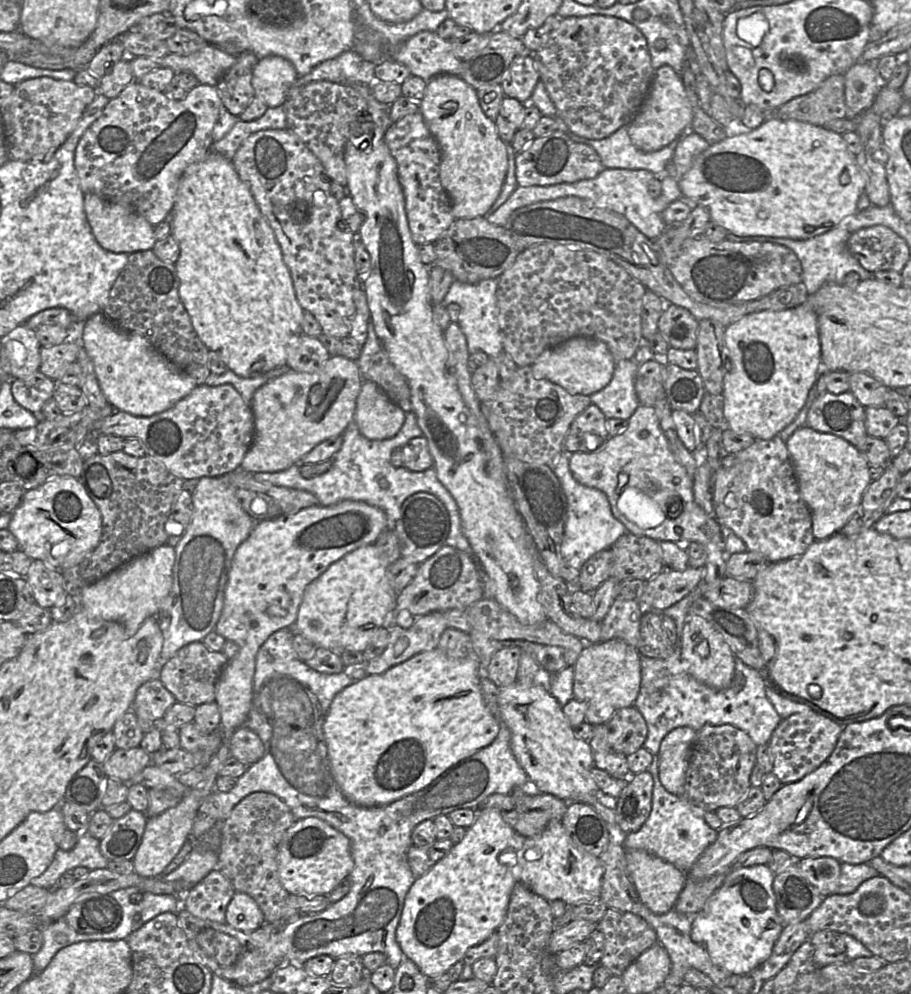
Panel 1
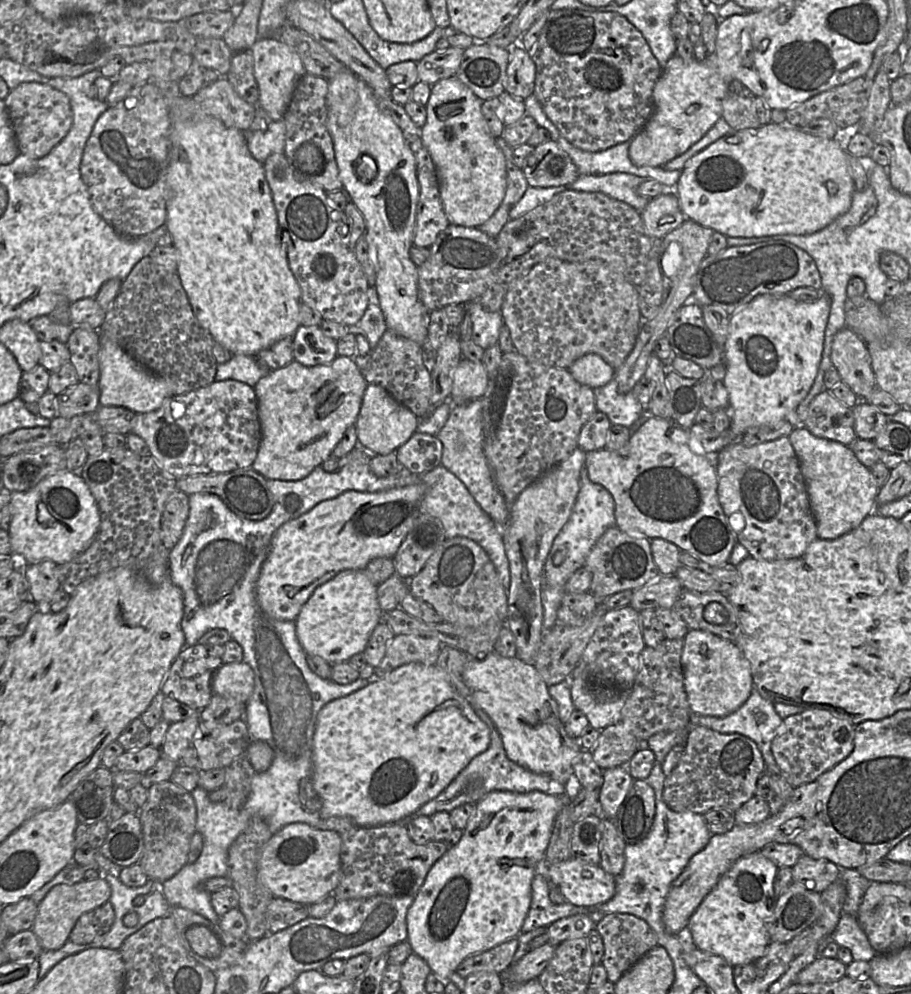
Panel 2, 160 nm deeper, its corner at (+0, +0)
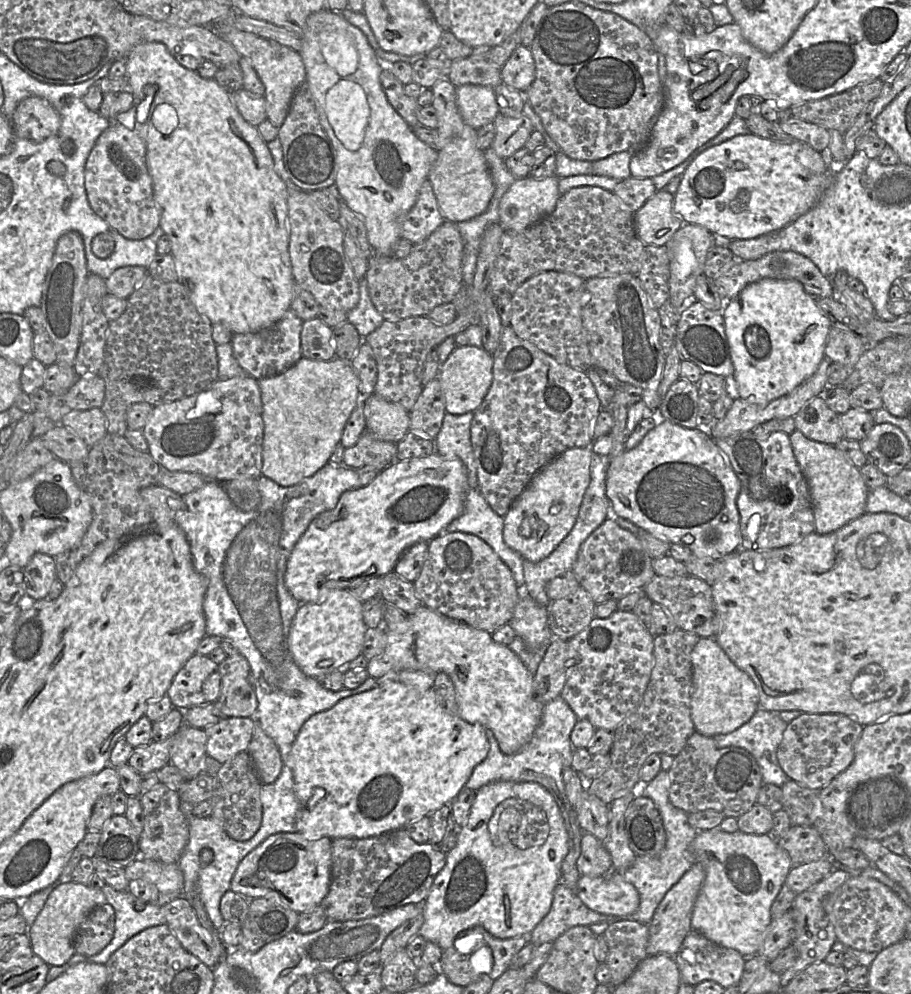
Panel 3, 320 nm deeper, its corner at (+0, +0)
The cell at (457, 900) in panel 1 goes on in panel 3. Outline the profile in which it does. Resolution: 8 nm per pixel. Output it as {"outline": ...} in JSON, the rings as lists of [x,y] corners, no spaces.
{"outline":[[[497,781],[481,787],[476,791],[469,816],[461,827],[456,846],[446,854],[444,867],[435,876],[433,884],[424,901],[424,922],[419,931],[427,942],[437,944],[443,951],[454,945],[454,940],[462,938],[468,930],[481,930],[494,937],[506,939],[518,936],[528,936],[535,926],[547,915],[552,902],[556,885],[560,881],[561,864],[569,850],[569,836],[565,828],[560,809],[553,796],[540,784],[535,782]]]}

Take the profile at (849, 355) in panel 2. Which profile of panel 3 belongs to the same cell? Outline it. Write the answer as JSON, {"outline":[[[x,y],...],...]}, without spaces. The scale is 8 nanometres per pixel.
{"outline":[[[831,327],[825,348],[825,357],[846,367],[853,368],[867,345],[850,330]]]}

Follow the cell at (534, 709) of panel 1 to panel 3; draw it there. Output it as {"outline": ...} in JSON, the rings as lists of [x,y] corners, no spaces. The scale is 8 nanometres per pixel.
{"outline":[[[423,604],[416,612],[406,615],[401,622],[390,625],[385,631],[387,644],[384,651],[369,660],[366,668],[370,677],[378,679],[389,671],[446,673],[454,684],[458,716],[461,719],[491,730],[501,751],[506,755],[515,754],[528,744],[540,723],[545,705],[537,701],[534,696],[534,676],[507,646],[494,642],[486,631],[444,617]]]}

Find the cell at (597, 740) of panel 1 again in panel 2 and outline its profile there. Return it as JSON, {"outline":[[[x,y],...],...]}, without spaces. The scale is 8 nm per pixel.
{"outline":[[[625,766],[607,769],[603,771],[603,777],[599,803],[604,816],[614,821],[634,779]]]}

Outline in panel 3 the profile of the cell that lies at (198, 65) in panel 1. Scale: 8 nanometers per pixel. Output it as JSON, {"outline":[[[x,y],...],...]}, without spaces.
{"outline":[[[146,42],[136,46],[124,60],[129,91],[136,101],[150,98],[143,90],[145,83],[152,82],[152,104],[144,125],[144,138],[147,145],[147,165],[153,179],[154,197],[160,209],[160,228],[169,236],[172,244],[171,254],[176,260],[178,281],[186,288],[187,293],[197,310],[208,318],[212,324],[220,323],[234,333],[254,333],[269,328],[279,321],[290,309],[294,278],[289,255],[288,233],[288,184],[274,170],[274,160],[267,143],[261,137],[257,127],[244,120],[237,110],[230,91],[221,87],[214,79],[204,79],[197,71],[180,65],[167,47],[158,42]]]}

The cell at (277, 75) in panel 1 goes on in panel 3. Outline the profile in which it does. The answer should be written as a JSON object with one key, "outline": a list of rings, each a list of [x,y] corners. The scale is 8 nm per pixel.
{"outline":[[[230,18],[217,20],[208,26],[222,39],[229,42],[242,57],[251,61],[265,86],[267,118],[280,129],[286,119],[295,92],[306,81],[305,64],[300,53],[276,41],[238,30],[233,26]]]}

